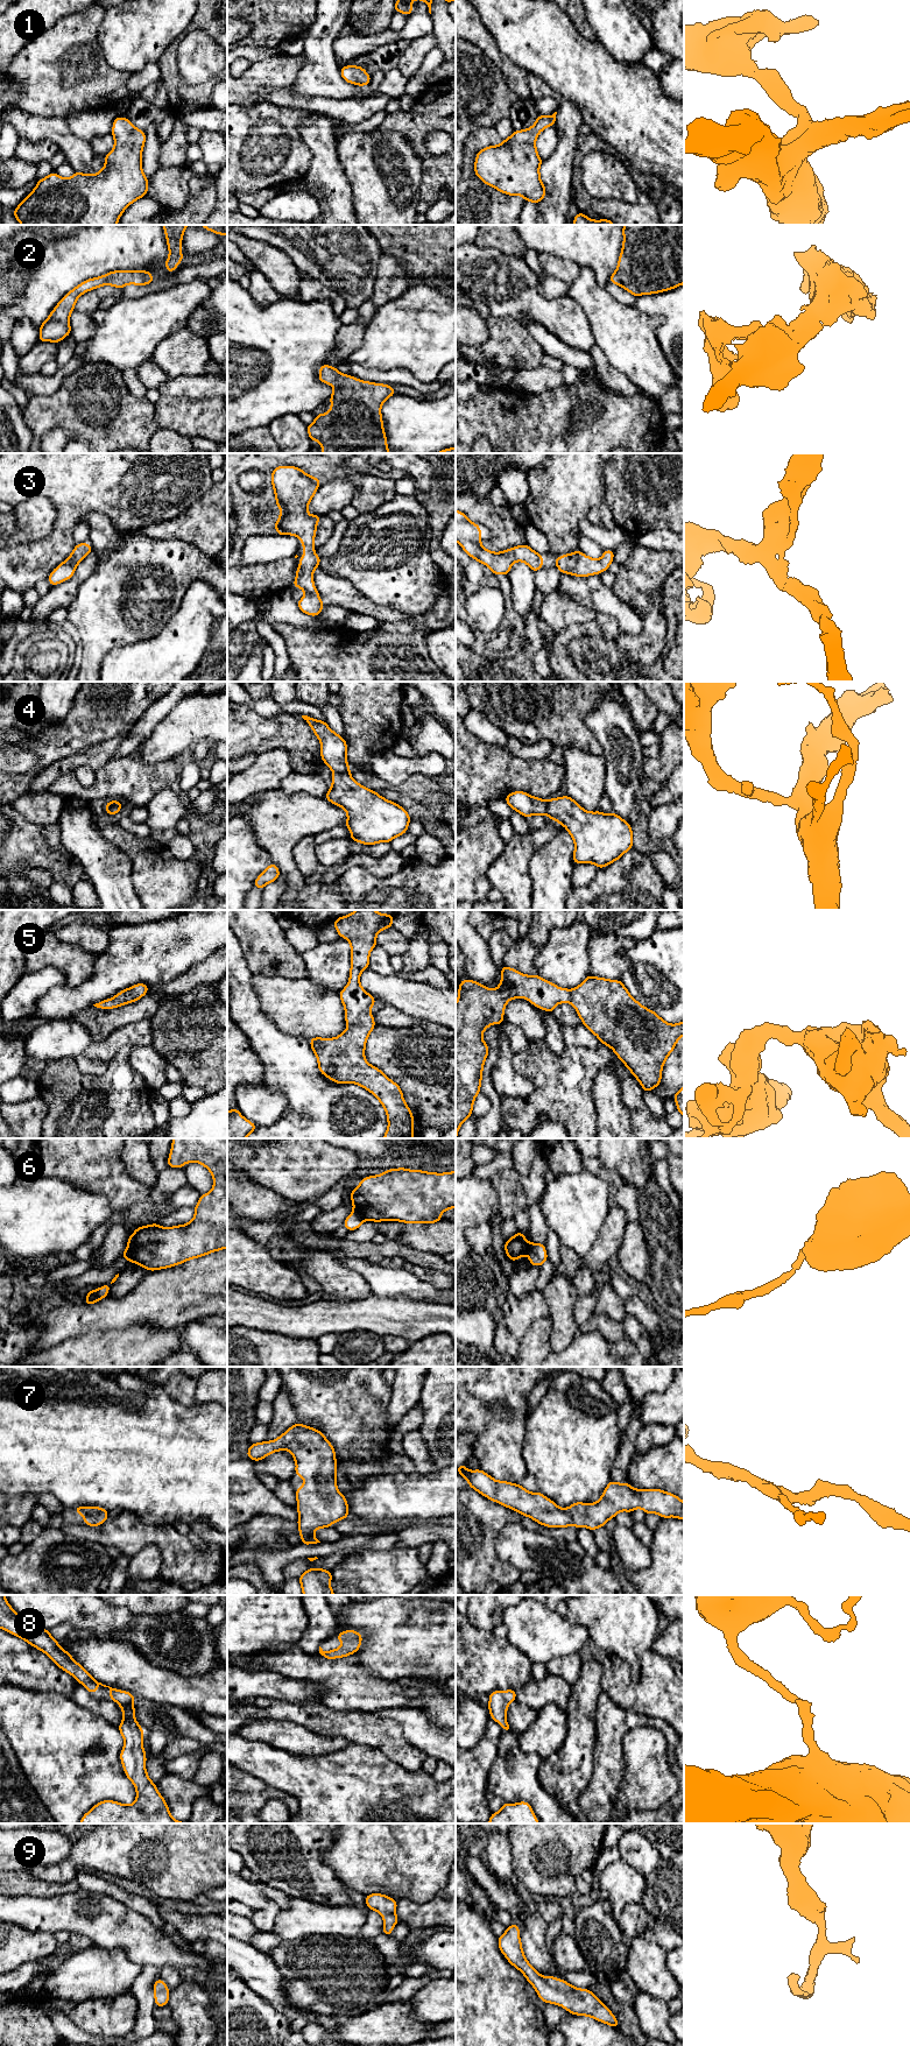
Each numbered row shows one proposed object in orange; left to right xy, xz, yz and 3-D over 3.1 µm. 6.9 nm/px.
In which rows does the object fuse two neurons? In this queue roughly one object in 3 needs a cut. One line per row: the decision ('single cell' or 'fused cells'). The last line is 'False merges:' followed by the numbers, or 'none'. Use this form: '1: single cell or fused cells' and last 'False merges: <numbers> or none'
1: single cell
2: single cell
3: single cell
4: single cell
5: single cell
6: fused cells
7: single cell
8: single cell
9: single cell
False merges: 6

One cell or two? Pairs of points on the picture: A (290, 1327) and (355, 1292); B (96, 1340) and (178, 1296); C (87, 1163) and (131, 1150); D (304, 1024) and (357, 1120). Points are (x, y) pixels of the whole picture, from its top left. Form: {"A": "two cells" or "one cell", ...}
{"A": "two cells", "B": "two cells", "C": "two cells", "D": "two cells"}

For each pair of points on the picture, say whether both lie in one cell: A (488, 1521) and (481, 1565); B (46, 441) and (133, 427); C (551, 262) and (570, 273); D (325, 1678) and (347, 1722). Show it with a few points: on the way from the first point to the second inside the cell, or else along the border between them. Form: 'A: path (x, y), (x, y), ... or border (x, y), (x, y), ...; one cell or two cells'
A: path (486, 1531), (481, 1554); one cell
B: path (68, 432), (105, 432), (111, 429); one cell
C: path (556, 267), (565, 270); one cell
D: border (319, 1701), (340, 1711), (366, 1712); two cells

